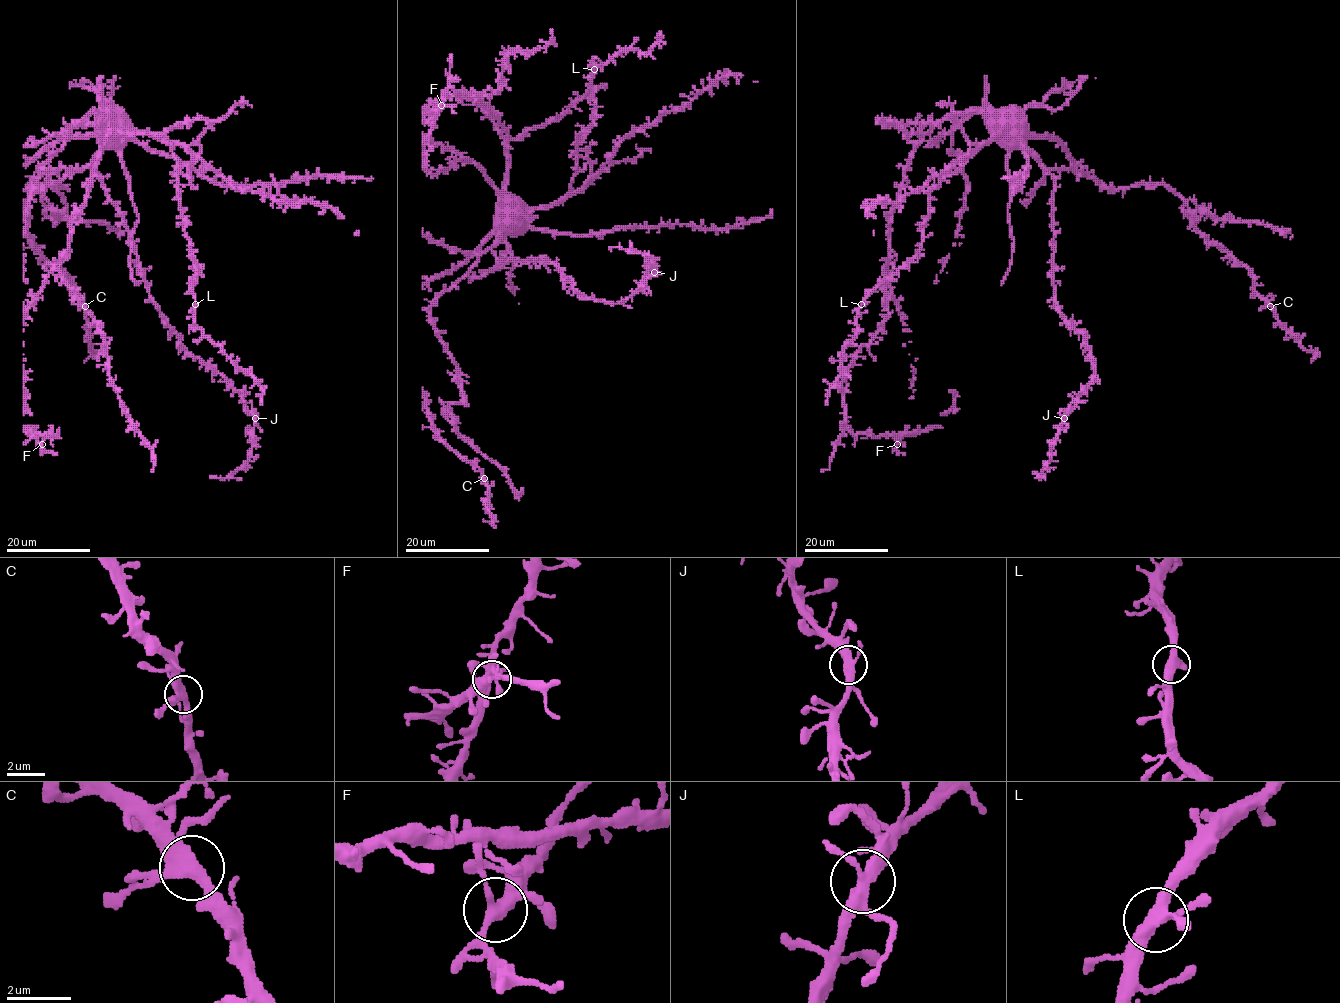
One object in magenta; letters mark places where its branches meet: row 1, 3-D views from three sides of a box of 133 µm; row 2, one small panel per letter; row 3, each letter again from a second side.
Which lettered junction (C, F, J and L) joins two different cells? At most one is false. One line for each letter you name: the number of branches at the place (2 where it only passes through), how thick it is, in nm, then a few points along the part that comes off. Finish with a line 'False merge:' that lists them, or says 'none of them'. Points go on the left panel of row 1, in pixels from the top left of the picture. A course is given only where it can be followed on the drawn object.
False merge: none of them

